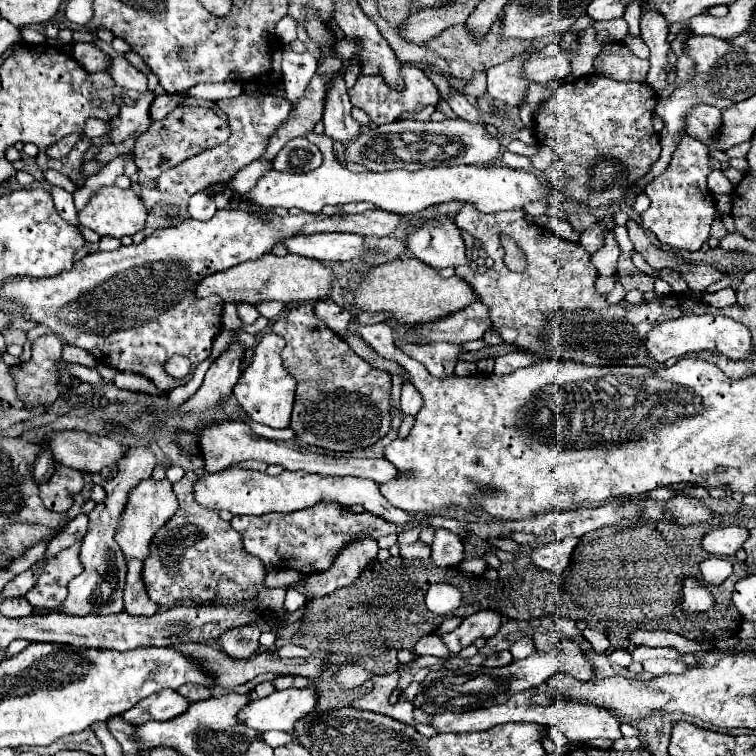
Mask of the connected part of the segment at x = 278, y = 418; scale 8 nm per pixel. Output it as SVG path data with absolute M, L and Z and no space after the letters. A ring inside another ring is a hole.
M266 332L254 350L252 364L244 370L240 382L234 386L234 396L238 404L246 410L246 414L254 422L266 424L270 428L288 428L290 412L294 404L296 382L282 366L282 358L280 358L282 348L284 348L284 338L276 336L274 332Z

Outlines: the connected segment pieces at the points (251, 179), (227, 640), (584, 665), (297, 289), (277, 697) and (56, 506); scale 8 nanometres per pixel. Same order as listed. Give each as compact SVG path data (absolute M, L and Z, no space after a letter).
M256 160L256 162L248 164L244 170L240 170L240 172L236 174L236 178L230 180L230 188L232 188L234 192L238 192L238 194L244 194L244 192L248 192L248 190L256 184L256 180L258 180L266 170L270 170L270 168L272 168L272 162Z
M250 624L250 626L232 628L228 630L228 634L220 634L216 644L230 658L250 658L258 654L260 648L258 638L260 638L260 628L256 624Z
M560 640L560 664L562 672L572 674L580 680L592 680L596 676L594 662L582 652L578 642L574 640Z
M264 254L258 260L242 262L224 272L204 276L196 286L196 296L206 298L210 294L216 294L224 302L248 302L248 304L262 304L270 300L282 304L292 304L292 302L300 304L300 302L310 302L328 296L330 282L332 282L332 272L324 268L324 264L318 260L296 256L296 254L288 254L288 256Z
M290 688L274 692L266 698L250 700L238 714L238 722L256 730L258 734L270 730L284 730L292 734L294 722L314 710L316 690L308 688Z
M56 464L56 474L48 484L40 486L40 498L52 512L68 512L74 504L74 494L82 490L82 472Z

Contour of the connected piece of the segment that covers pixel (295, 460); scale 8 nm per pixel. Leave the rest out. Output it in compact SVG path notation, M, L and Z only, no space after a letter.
M222 422L208 426L206 430L200 432L200 446L206 462L208 472L218 472L228 466L234 466L244 460L262 460L266 464L280 464L286 470L304 470L308 474L320 474L320 476L358 476L358 478L368 478L374 480L376 484L390 482L392 478L400 476L400 470L394 470L388 460L360 460L360 458L332 458L332 456L322 456L322 454L312 454L306 448L294 444L294 442L284 442L284 440L268 440L262 436L256 436L252 428L244 422Z

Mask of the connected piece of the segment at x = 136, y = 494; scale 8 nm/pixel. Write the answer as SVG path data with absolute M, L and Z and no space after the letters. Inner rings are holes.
M148 478L144 482L140 482L140 486L136 486L136 490L132 490L132 494L128 494L128 506L124 506L124 518L120 518L120 526L116 530L116 542L122 548L124 556L146 560L148 544L150 544L152 536L176 512L176 506L178 506L176 494L172 490L172 484L166 478L164 480Z

